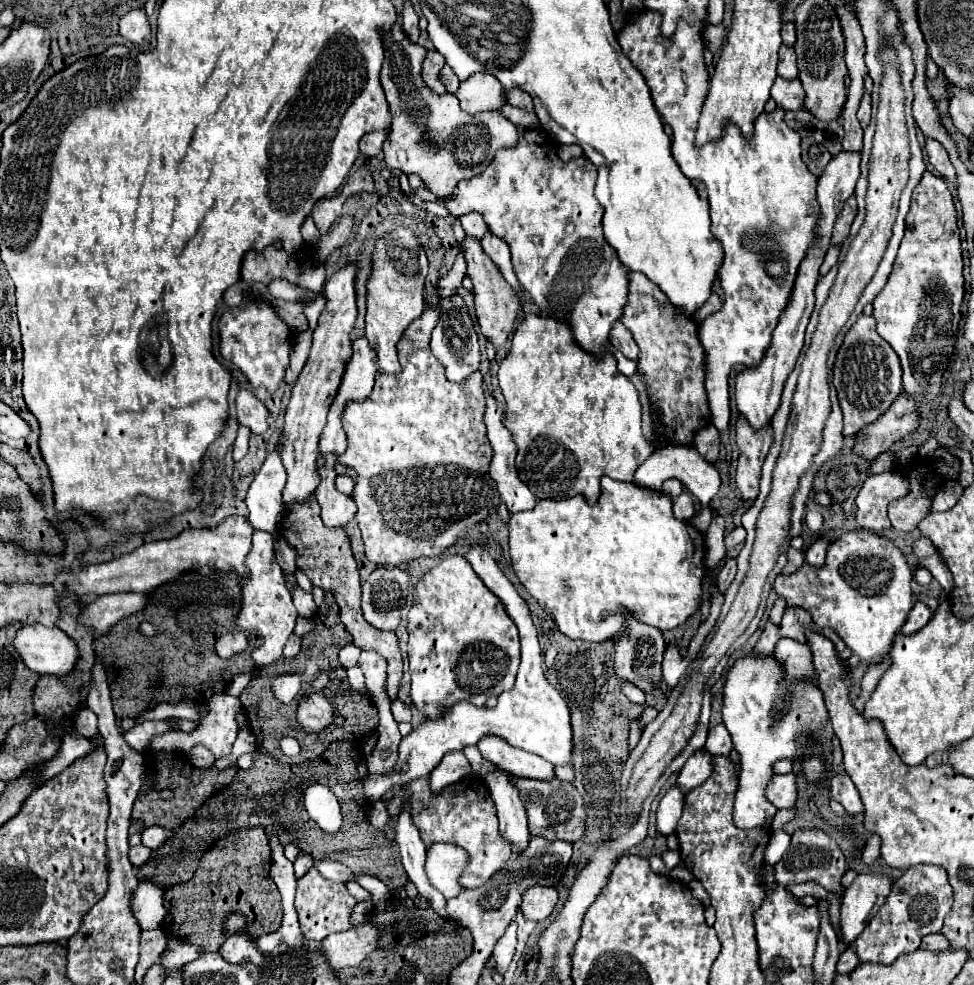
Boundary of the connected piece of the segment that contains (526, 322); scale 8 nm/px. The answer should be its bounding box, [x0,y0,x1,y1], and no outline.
[498,314,654,504]

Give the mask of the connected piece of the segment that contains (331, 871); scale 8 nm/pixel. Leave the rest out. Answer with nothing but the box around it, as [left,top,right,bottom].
[314,860,352,882]

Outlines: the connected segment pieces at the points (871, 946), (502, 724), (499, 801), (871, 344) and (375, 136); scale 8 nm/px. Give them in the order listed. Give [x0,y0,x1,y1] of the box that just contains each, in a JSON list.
[[854,864,952,966],[364,548,572,800],[486,770,530,848],[834,314,902,436],[360,130,388,158]]

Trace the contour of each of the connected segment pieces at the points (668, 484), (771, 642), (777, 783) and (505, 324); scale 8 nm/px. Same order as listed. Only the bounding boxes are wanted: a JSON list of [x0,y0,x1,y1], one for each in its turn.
[[661,478,683,498],[753,621,781,656],[766,774,798,808],[464,236,522,348]]

